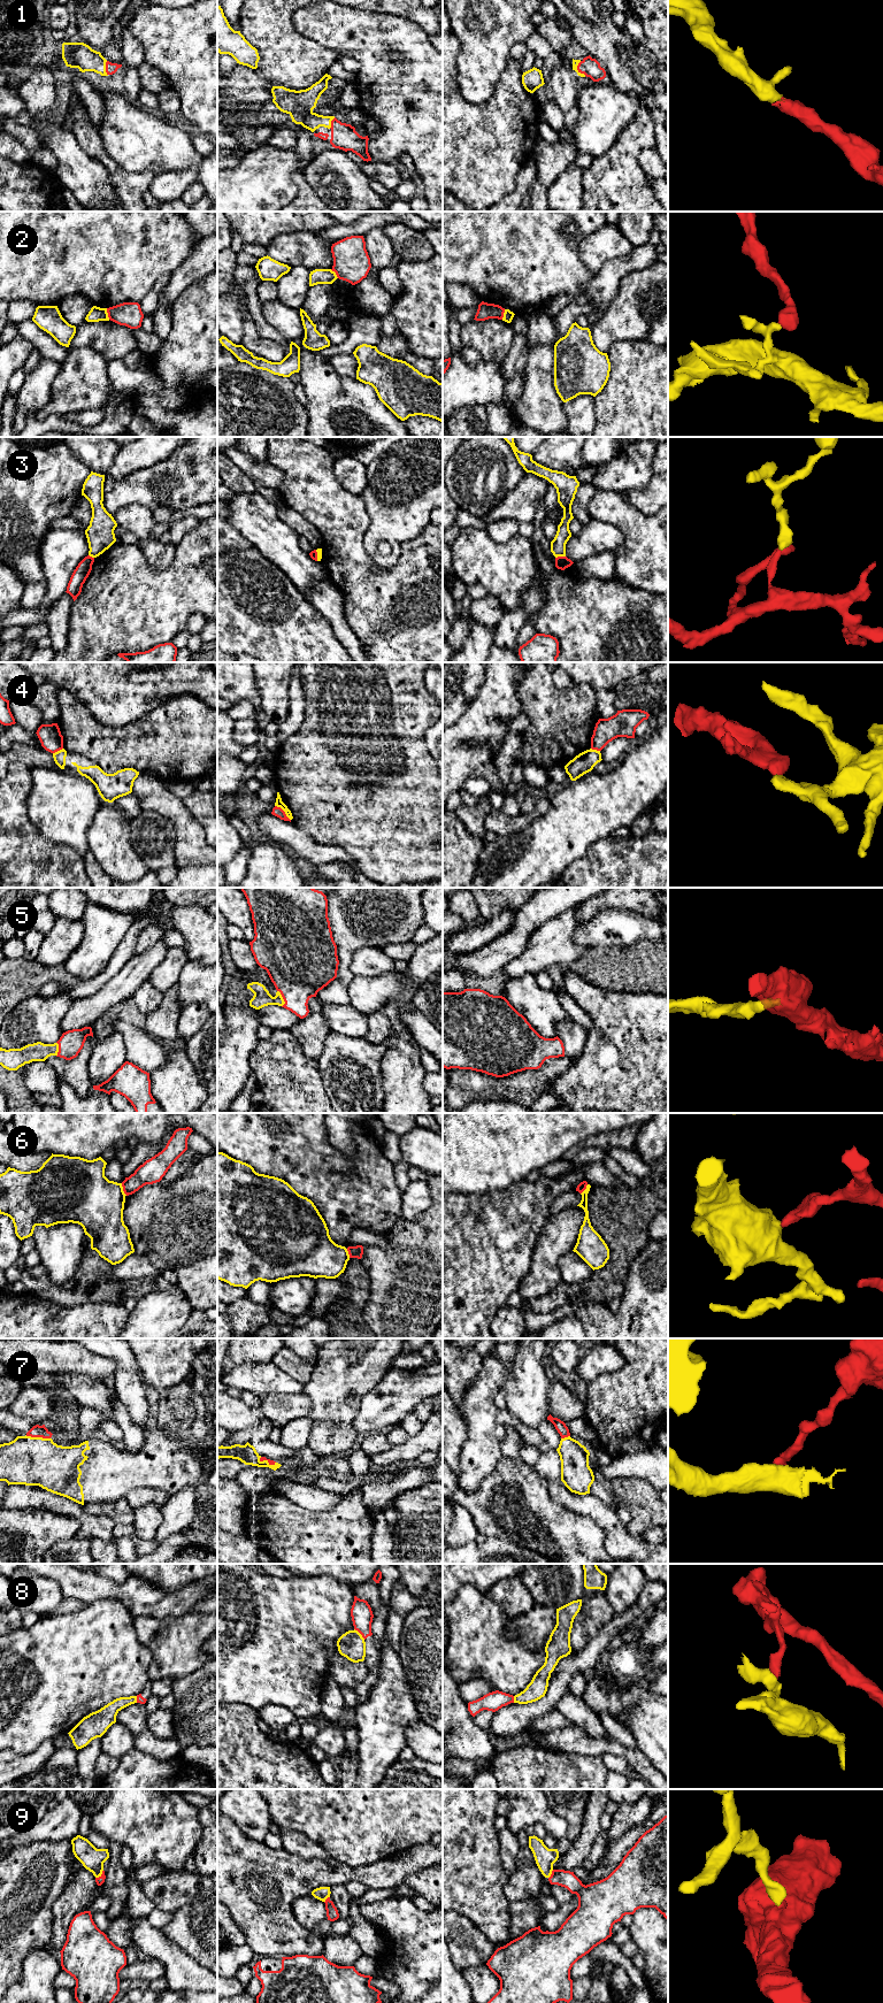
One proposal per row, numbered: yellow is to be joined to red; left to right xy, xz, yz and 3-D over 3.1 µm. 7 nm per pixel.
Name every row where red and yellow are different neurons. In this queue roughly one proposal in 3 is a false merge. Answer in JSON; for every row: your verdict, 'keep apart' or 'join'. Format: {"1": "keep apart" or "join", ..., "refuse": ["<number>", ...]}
{"1": "join", "2": "keep apart", "3": "keep apart", "4": "keep apart", "5": "join", "6": "keep apart", "7": "keep apart", "8": "keep apart", "9": "join", "refuse": ["2", "3", "4", "6", "7", "8"]}

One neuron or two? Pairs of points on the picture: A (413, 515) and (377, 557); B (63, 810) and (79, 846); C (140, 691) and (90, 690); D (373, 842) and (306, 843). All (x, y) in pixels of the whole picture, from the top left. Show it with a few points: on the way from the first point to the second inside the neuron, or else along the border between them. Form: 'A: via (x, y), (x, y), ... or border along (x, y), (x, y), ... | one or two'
A: via (400, 516), (375, 544) | one
B: via (64, 819), (75, 837) | one
C: via (128, 690), (102, 690) | one
D: border along (297, 826), (316, 842), (337, 845), (343, 851) | two

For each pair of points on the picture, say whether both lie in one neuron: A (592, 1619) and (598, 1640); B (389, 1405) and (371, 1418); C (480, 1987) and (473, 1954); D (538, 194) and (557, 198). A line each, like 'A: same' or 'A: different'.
A: different
B: same
C: different
D: different

